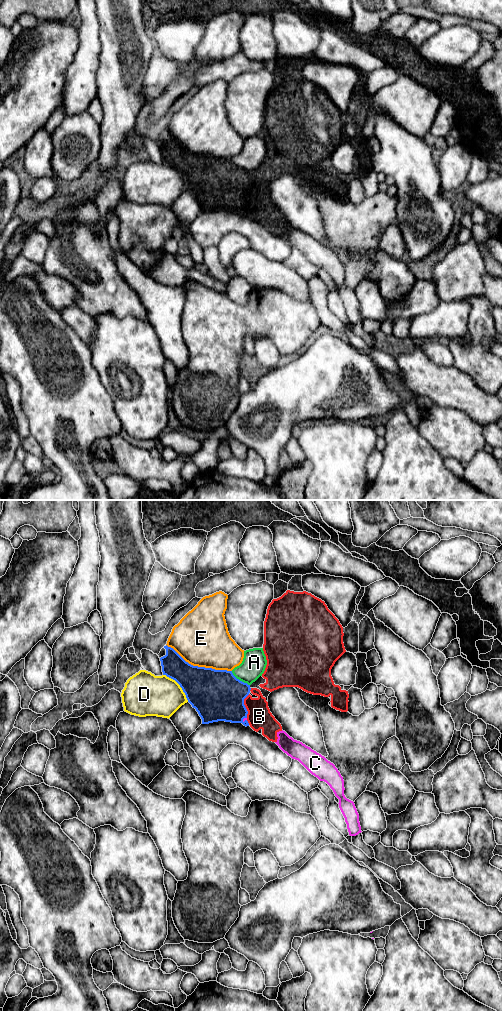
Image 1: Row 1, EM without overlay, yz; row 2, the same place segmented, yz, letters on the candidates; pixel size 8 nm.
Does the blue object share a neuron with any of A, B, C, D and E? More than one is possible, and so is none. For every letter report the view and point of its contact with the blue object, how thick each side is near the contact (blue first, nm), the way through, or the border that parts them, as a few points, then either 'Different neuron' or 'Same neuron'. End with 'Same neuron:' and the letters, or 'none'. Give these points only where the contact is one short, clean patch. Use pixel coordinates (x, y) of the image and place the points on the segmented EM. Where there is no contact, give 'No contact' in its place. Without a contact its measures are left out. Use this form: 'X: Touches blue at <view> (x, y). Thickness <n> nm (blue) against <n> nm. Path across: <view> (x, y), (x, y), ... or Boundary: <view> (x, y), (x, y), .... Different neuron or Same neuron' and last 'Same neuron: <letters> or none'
A: Touches blue at yz (239, 680). Thickness 420 nm (blue) against 190 nm. Different neuron
B: Touches blue at yz (244, 706). Thickness 420 nm (blue) against 190 nm. Path across: yz (217, 695), (244, 706), (251, 708), (259, 716). Same neuron
C: Touches blue at yz (245, 720). Thickness 360 nm (blue) against 20 nm. Different neuron
D: Touches blue at yz (179, 684). Thickness 360 nm (blue) against 320 nm. Different neuron
E: Touches blue at yz (199, 667). Thickness 380 nm (blue) against 440 nm. Different neuron
Same neuron: B

